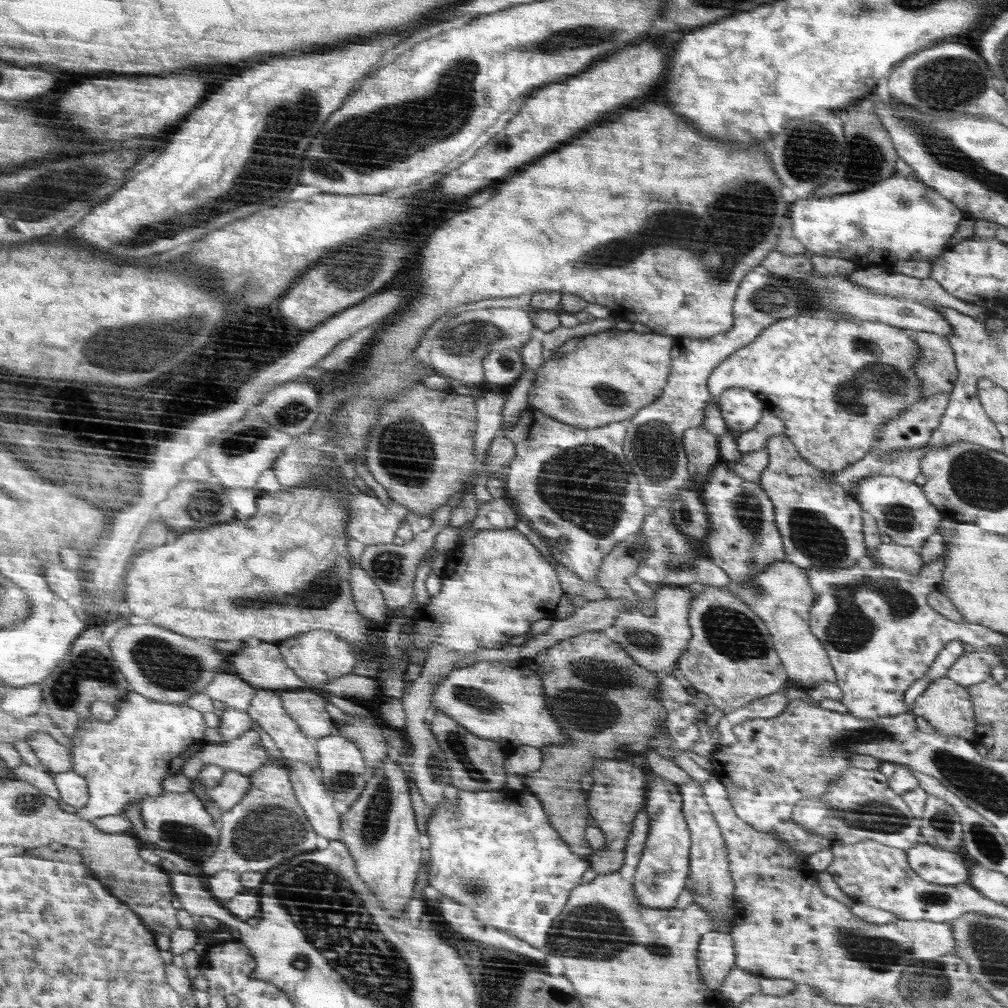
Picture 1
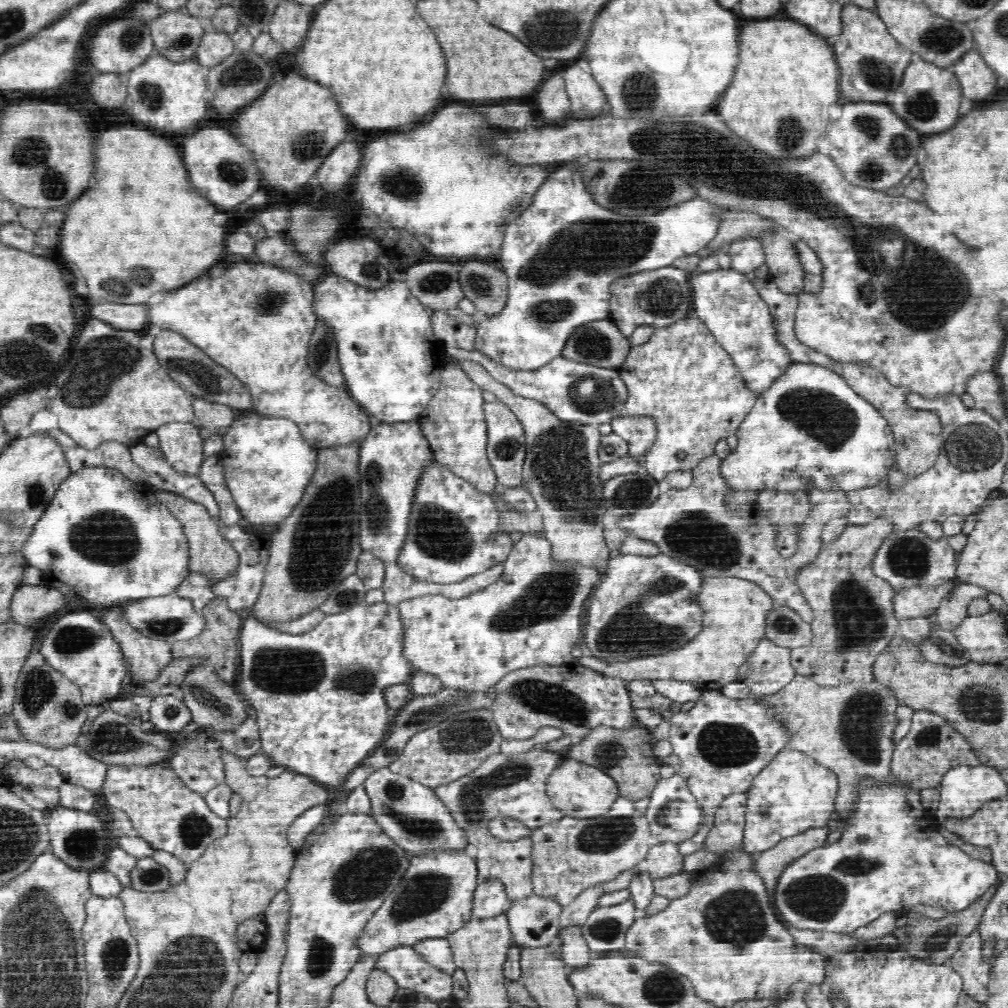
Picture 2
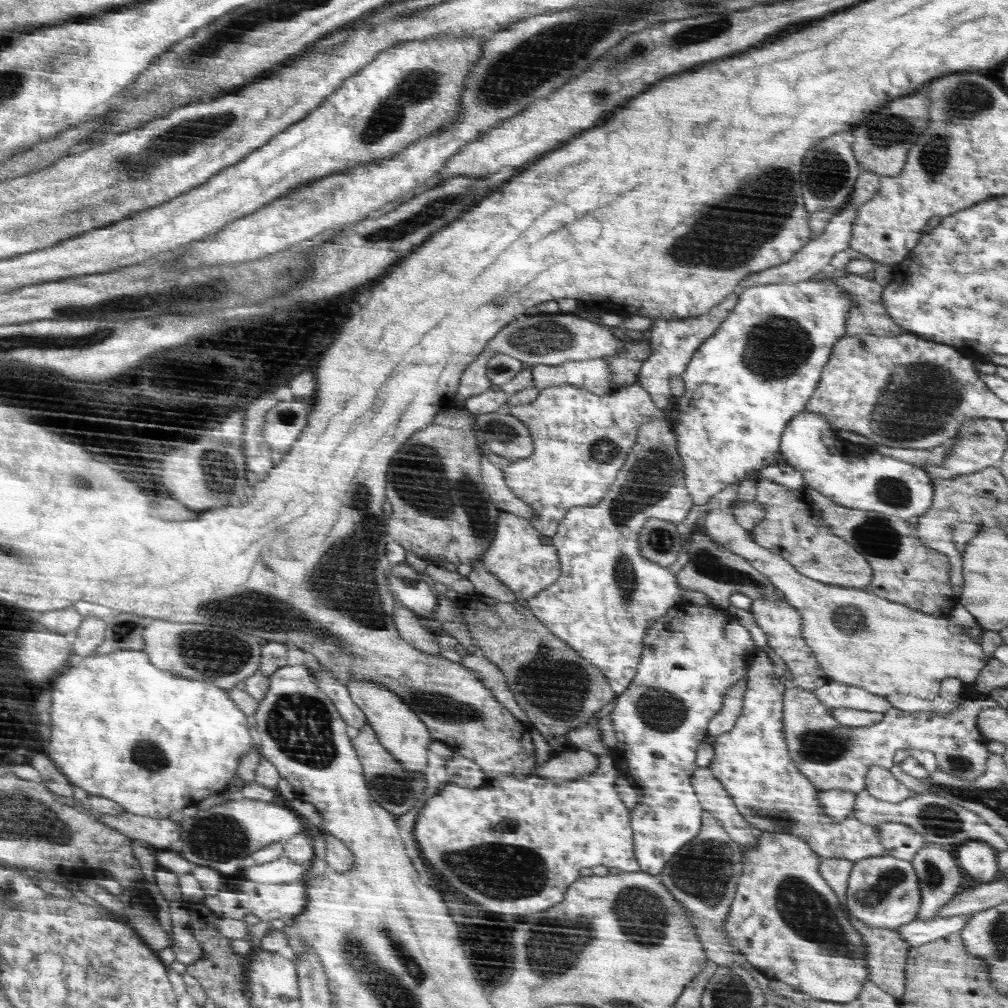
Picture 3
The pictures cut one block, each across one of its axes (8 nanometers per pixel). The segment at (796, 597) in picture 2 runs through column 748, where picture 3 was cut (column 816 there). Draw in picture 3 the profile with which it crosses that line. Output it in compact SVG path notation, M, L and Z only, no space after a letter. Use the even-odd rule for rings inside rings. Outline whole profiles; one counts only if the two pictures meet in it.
M758 479L755 501L765 508L765 520L750 533L764 548L783 556L798 572L812 580L848 588L864 589L873 580L873 567L865 556L834 534L821 509L812 504L807 488L788 488Z

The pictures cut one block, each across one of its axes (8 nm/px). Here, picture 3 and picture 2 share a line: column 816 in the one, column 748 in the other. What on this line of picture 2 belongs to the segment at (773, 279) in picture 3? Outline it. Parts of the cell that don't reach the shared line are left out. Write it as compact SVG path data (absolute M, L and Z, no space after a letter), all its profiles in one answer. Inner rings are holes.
M754 236L739 238L729 245L730 268L735 271L746 275L766 265L766 255L762 250L762 242L759 242L758 238Z

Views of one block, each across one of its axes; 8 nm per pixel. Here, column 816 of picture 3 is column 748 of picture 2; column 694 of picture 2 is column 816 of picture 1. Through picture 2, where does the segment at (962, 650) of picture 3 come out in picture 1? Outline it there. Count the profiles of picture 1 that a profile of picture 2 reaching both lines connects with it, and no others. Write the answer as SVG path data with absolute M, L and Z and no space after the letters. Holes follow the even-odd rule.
M783 560L771 563L764 572L752 576L749 580L735 582L731 579L731 584L722 586L742 599L764 621L788 678L800 682L804 688L820 681L837 681L827 652L810 630L809 614L815 602L815 594L810 586L807 571Z

